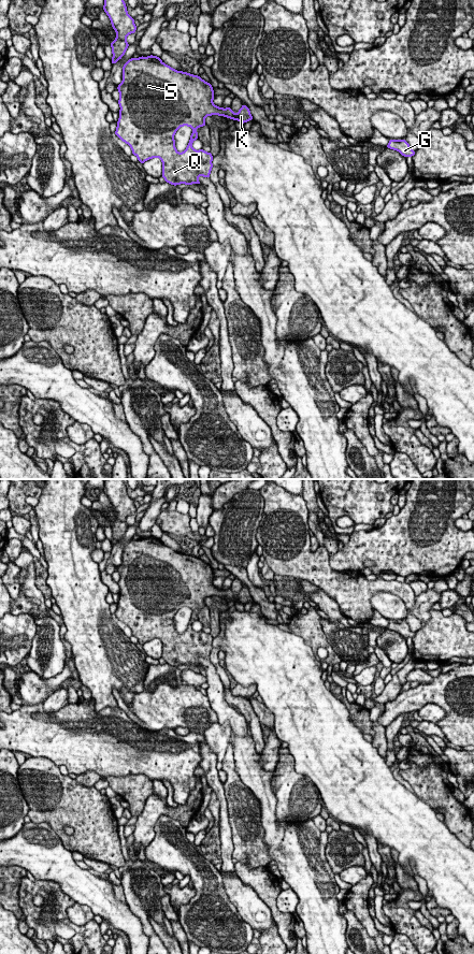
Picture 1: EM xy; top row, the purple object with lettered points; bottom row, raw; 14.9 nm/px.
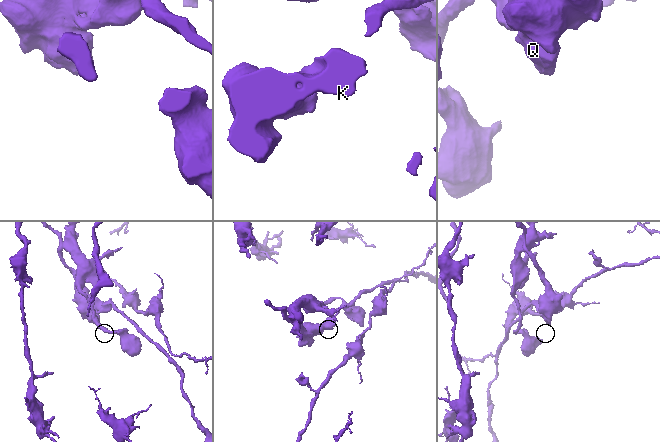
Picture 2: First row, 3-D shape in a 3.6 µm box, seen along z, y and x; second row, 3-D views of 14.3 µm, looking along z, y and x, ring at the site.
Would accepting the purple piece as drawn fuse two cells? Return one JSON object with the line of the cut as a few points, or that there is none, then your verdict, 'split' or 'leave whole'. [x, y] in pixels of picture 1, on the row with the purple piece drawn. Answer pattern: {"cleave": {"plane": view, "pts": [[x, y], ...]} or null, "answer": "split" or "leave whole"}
{"cleave": null, "answer": "leave whole"}

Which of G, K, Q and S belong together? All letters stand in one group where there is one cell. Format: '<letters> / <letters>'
G K Q S

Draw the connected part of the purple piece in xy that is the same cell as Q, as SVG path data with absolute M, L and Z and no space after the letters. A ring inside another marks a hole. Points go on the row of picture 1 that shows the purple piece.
M153 55L141 56L138 59L132 57L124 63L123 82L117 89L120 95L118 100L120 111L115 134L131 147L132 154L138 157L139 162L144 163L152 158L160 158L162 161L161 176L167 183L174 186L179 184L201 185L199 176L210 178L213 168L212 154L192 148L192 142L198 139L196 130L206 126L204 121L206 116L225 116L243 124L254 120L247 105L243 104L236 114L231 107L216 106L213 103L215 96L210 83L200 76L176 71ZM183 126L188 126L193 131L187 148L179 154L175 148L174 134Z

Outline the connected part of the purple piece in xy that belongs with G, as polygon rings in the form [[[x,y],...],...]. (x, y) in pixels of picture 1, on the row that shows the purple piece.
[[[404,139],[398,141],[389,140],[389,143],[386,148],[394,149],[404,157],[413,157],[416,153],[411,149],[410,144]]]

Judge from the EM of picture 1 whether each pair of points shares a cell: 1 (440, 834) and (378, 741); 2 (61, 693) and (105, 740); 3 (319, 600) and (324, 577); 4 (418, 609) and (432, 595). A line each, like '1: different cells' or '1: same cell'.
1: different cells
2: different cells
3: different cells
4: same cell

